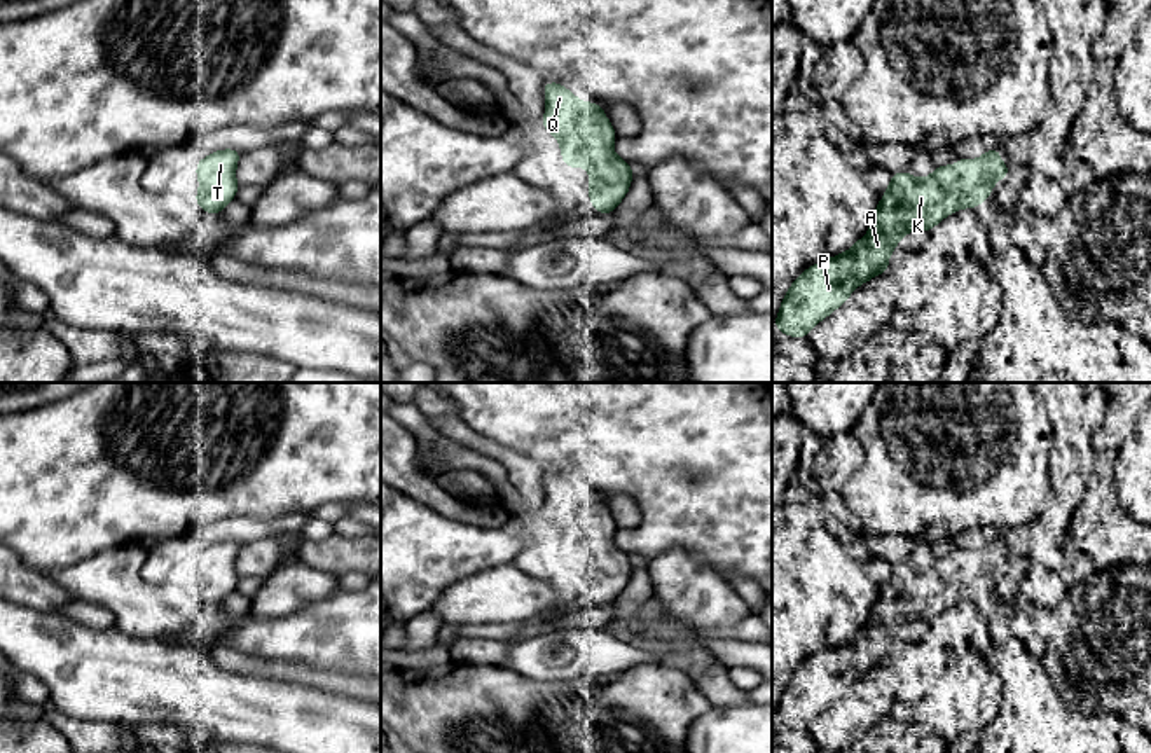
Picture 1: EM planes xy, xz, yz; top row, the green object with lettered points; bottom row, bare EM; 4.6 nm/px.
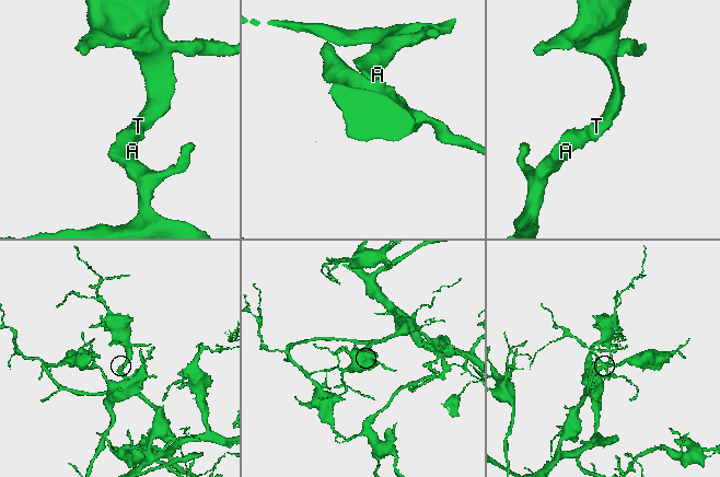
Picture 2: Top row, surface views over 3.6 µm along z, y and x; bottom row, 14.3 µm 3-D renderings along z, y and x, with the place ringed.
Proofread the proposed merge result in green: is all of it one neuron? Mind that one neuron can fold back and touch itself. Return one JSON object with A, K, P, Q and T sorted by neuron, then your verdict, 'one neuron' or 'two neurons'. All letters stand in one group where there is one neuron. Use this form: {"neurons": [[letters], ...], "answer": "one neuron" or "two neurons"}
{"neurons": [["A", "K", "P", "Q", "T"]], "answer": "one neuron"}

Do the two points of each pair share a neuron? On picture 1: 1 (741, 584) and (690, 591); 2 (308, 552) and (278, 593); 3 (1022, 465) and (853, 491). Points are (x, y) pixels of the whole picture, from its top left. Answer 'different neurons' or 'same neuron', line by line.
1: different neurons
2: different neurons
3: same neuron

